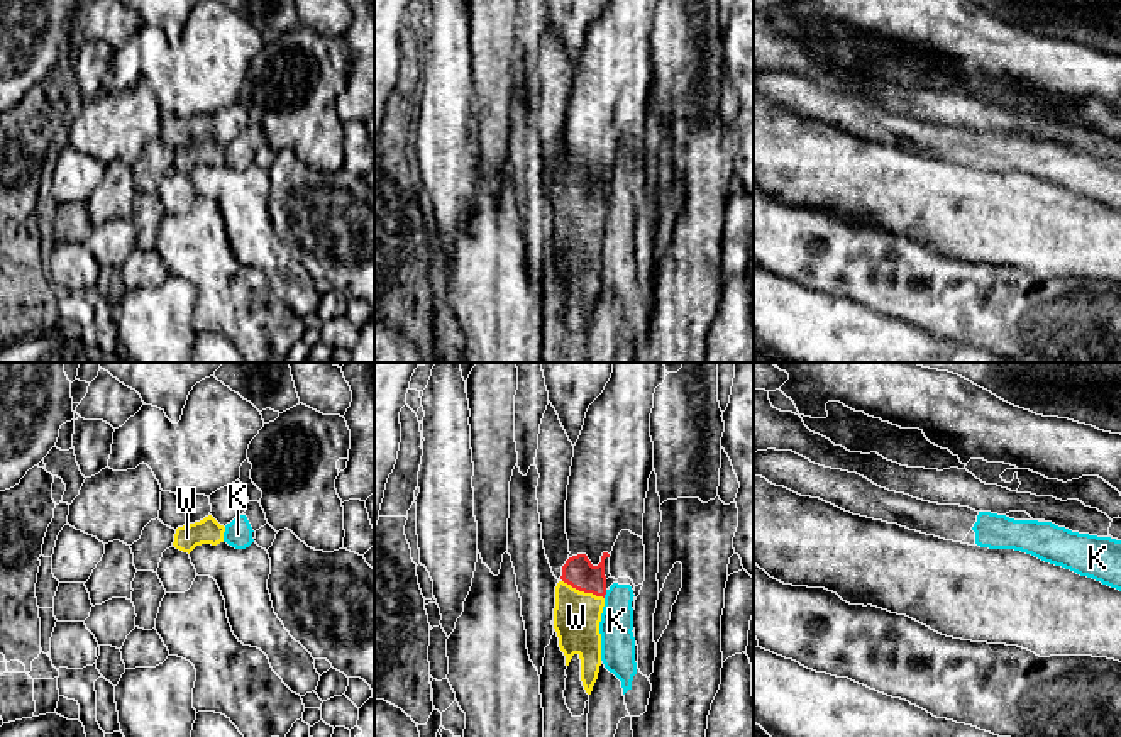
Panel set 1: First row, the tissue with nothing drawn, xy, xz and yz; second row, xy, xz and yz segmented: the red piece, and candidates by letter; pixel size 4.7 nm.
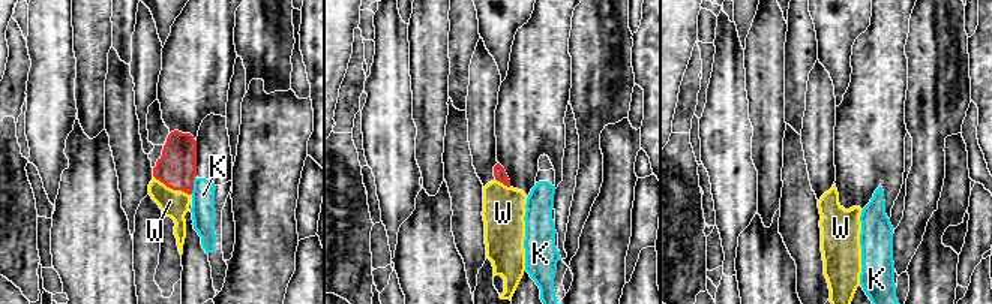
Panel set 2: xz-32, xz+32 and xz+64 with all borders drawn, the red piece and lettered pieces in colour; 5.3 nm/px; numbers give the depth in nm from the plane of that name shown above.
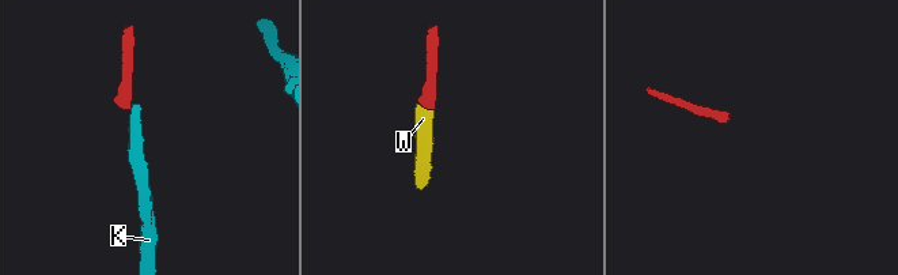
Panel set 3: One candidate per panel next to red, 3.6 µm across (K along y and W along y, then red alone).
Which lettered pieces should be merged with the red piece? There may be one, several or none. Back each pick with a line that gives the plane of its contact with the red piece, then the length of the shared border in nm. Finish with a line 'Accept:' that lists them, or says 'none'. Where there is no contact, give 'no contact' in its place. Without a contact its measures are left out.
W: contact in xz; length 220 nm
Accept: W

